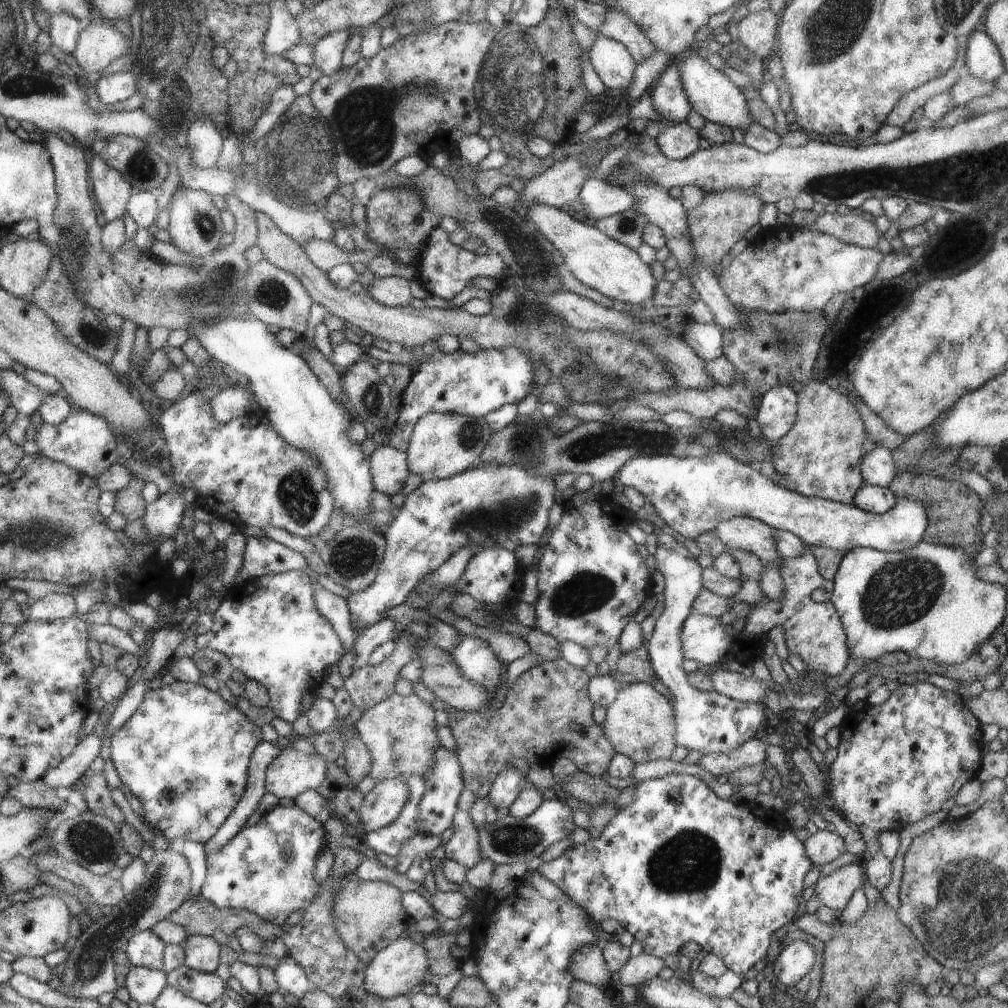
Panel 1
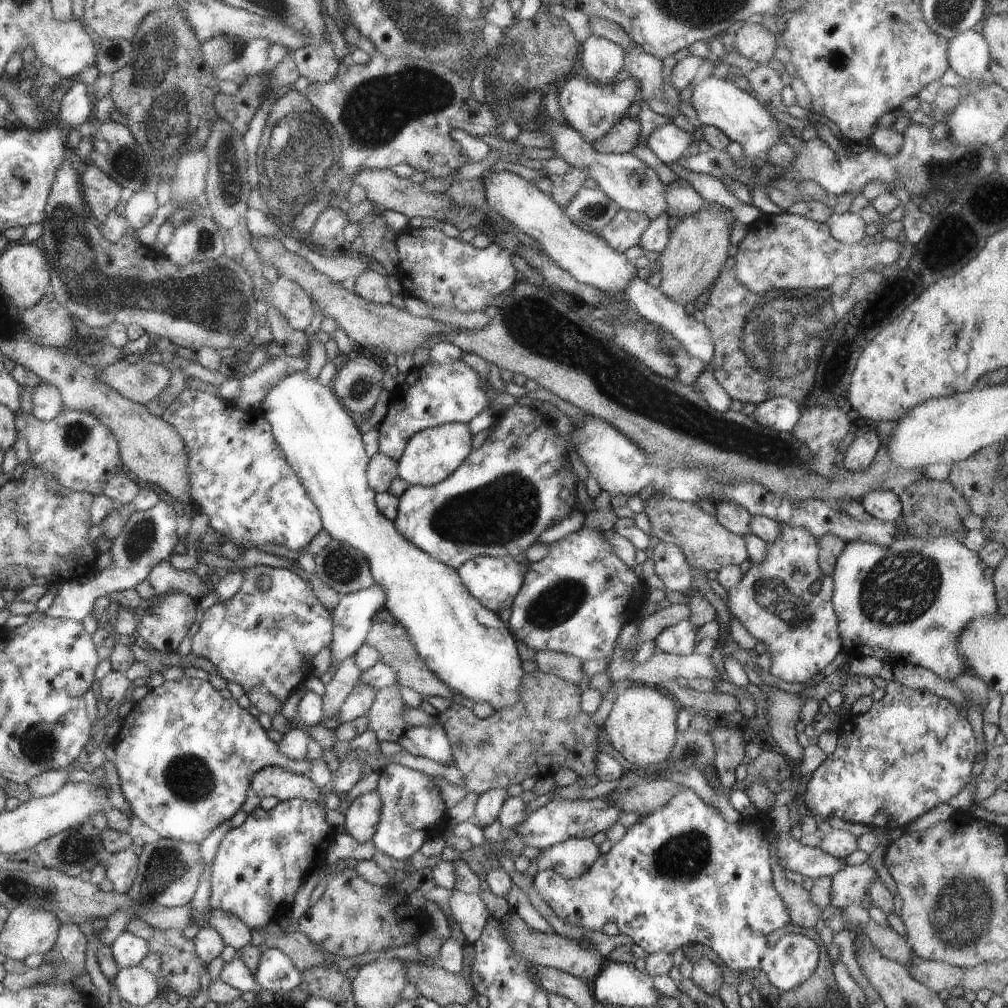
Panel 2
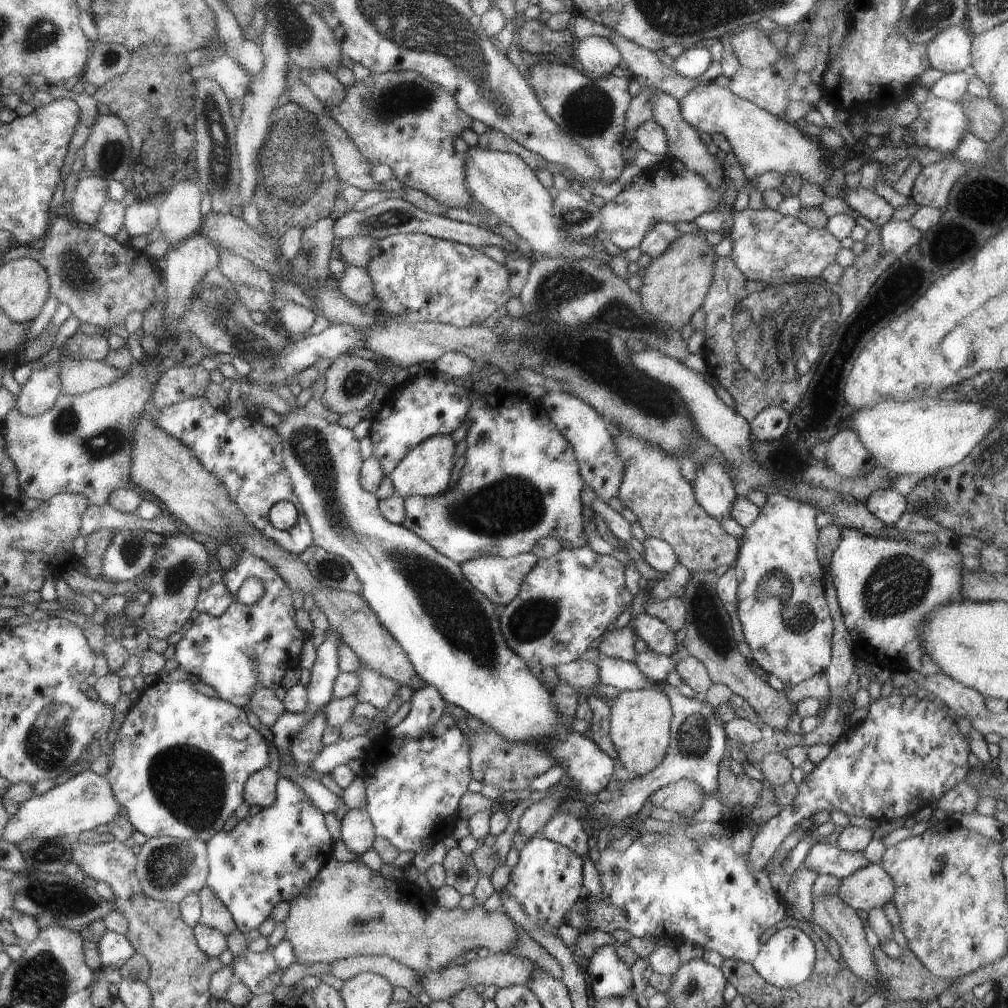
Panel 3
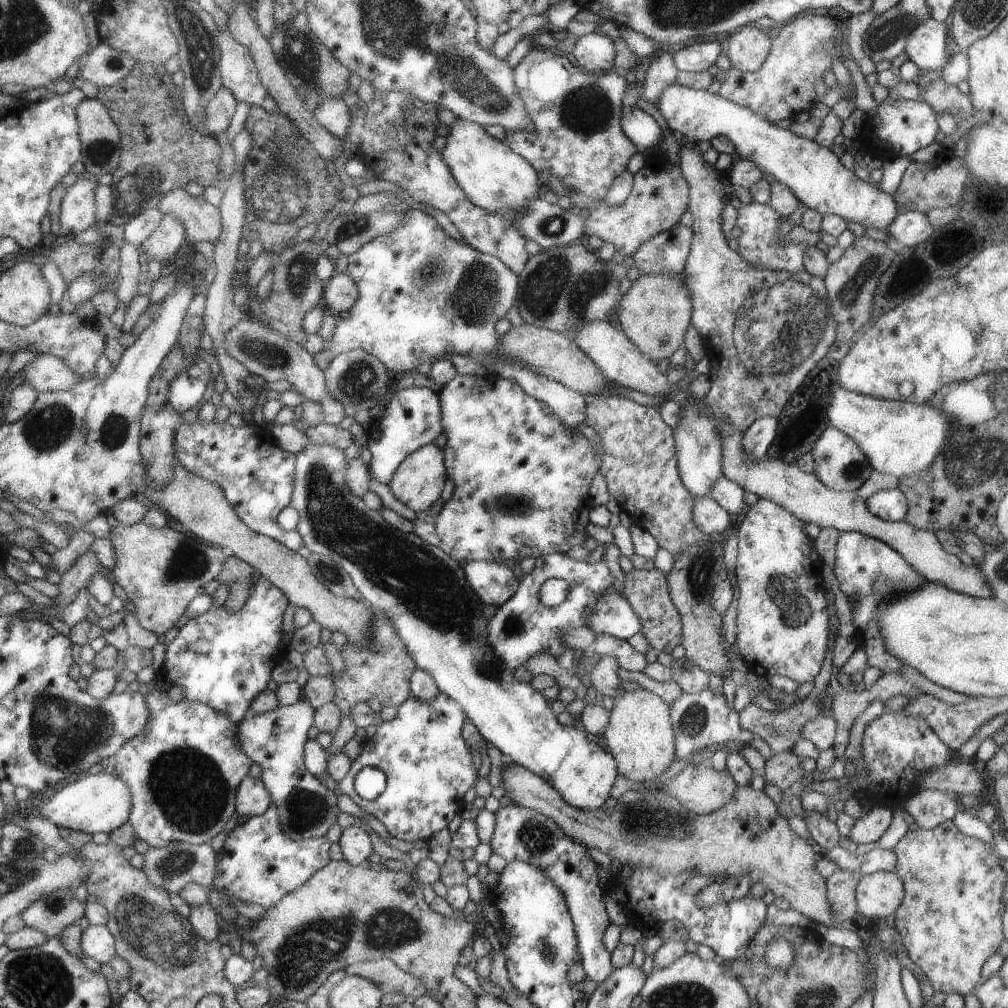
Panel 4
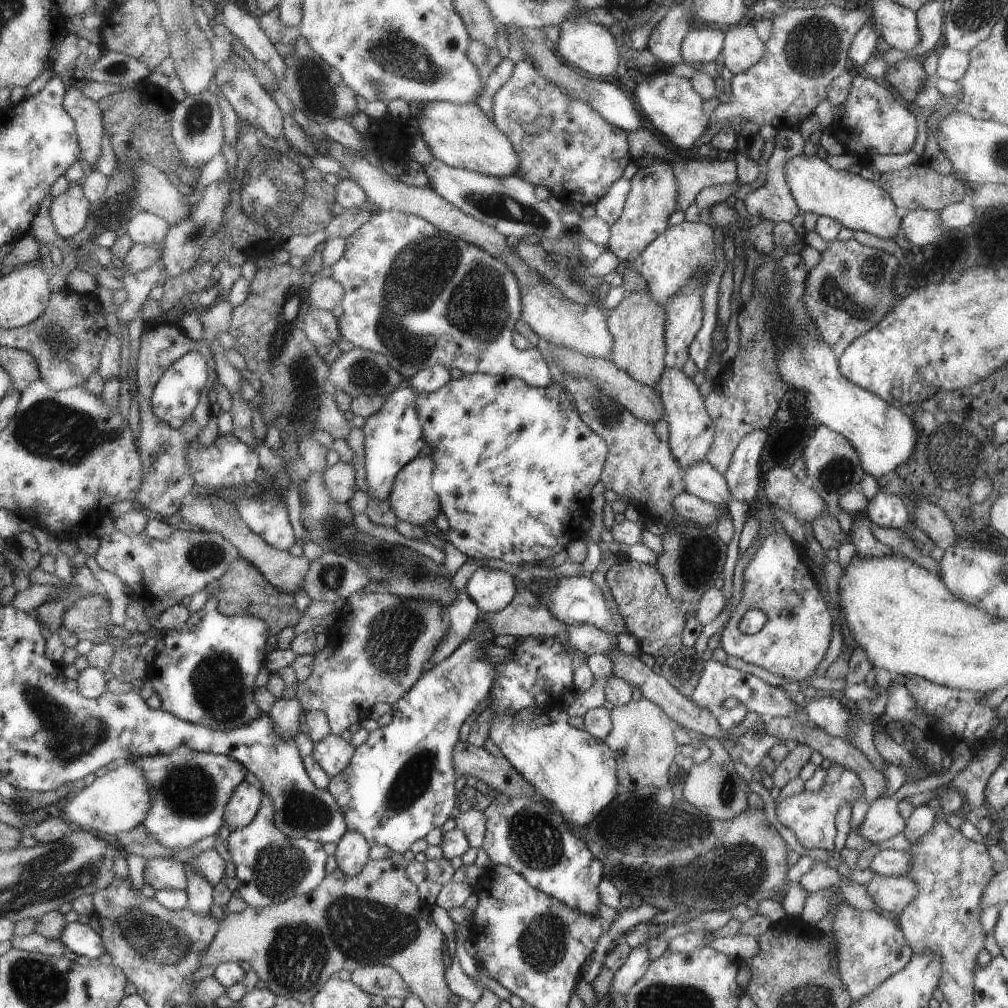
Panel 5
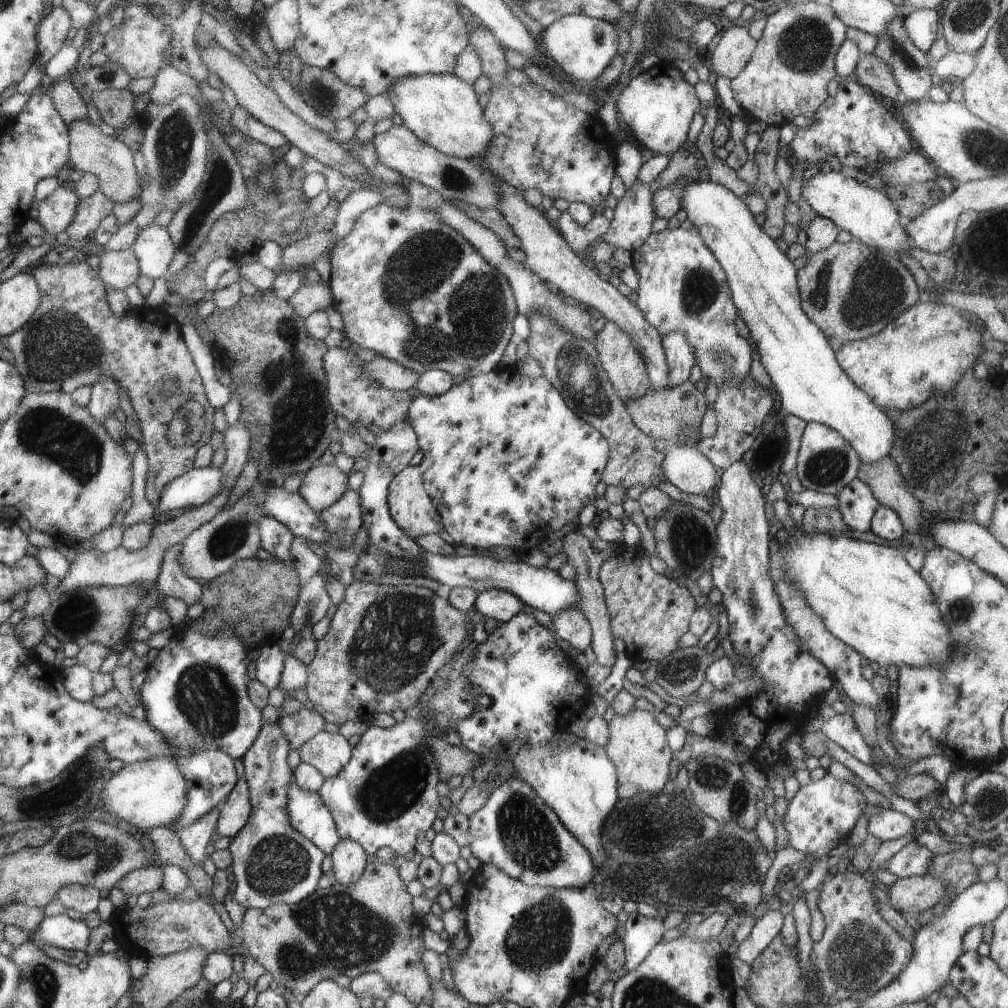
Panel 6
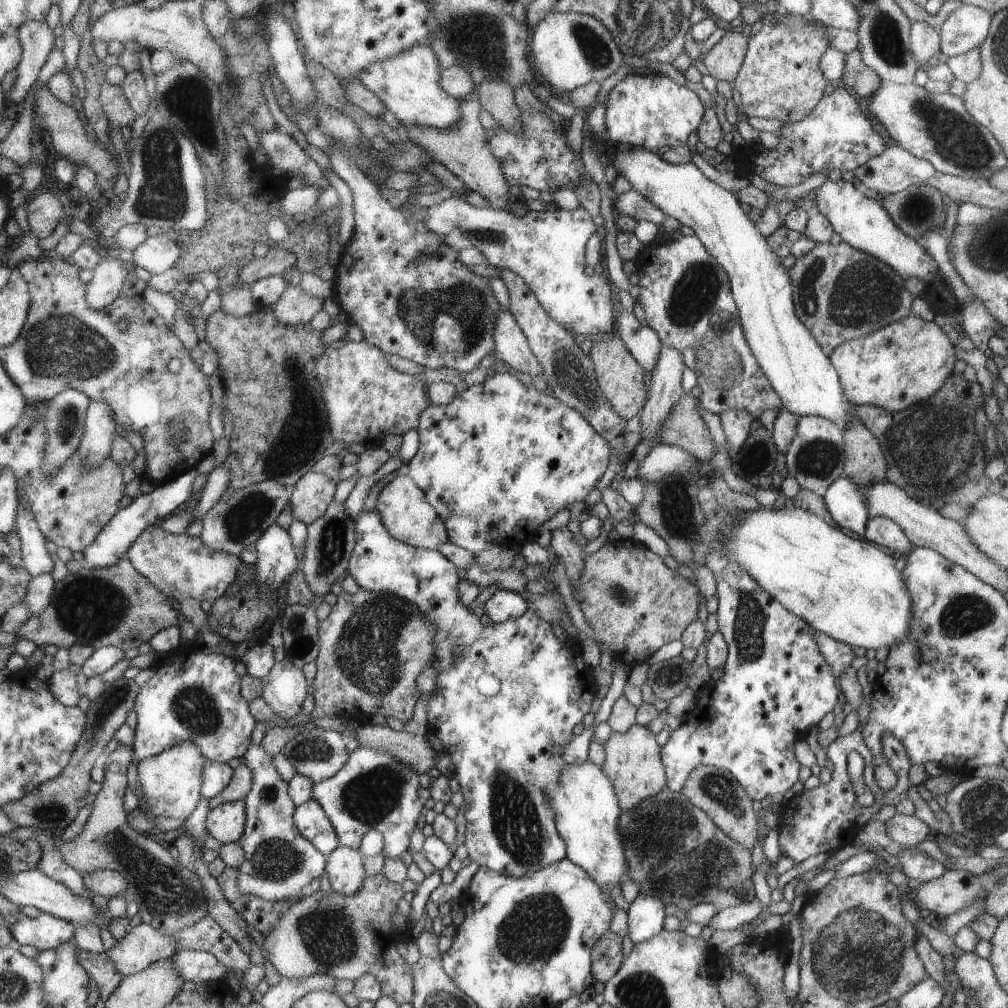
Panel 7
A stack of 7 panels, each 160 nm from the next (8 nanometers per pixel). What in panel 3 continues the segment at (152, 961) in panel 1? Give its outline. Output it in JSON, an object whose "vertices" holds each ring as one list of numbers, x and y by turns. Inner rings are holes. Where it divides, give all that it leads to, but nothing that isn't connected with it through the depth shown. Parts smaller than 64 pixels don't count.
{"vertices":[[107,930,96,944,102,969,120,969,136,953,135,947,129,938,117,932]]}

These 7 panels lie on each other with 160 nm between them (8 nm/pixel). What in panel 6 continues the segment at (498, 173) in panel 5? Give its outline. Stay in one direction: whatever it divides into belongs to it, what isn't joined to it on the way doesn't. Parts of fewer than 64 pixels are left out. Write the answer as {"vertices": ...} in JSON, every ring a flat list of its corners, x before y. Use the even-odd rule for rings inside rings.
{"vertices":[[452,73,412,75,395,82,384,95,394,105,395,113,402,118,403,126,411,130,420,140,427,142,442,154,468,159,482,157,483,152,491,145,494,130,484,116,484,110,478,104,479,96,473,85,461,81]]}

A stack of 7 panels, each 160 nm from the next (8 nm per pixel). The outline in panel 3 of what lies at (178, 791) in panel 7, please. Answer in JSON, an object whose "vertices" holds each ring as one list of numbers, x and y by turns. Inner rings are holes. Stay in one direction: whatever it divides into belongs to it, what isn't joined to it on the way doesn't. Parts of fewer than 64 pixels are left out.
{"vertices":[[102,769,83,771,76,776,62,778,46,793,34,795,21,803,18,812,10,816,2,840,16,844,28,837,74,839,84,830,95,830,100,824,109,825,120,816,121,805]]}

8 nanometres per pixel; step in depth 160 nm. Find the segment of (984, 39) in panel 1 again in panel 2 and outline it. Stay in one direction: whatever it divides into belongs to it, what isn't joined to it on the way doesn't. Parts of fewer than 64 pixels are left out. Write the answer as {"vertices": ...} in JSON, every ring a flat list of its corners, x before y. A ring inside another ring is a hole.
{"vertices":[[978,28,968,29,949,40,947,59,949,67,965,78,988,75,989,46]]}

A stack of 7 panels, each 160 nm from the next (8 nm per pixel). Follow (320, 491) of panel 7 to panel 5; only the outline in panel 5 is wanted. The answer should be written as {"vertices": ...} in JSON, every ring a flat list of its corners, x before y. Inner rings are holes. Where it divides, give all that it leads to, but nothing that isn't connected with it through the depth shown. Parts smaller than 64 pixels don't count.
{"vertices":[[338,462,324,472,324,486,332,500,346,502,357,492,356,470,352,464]]}

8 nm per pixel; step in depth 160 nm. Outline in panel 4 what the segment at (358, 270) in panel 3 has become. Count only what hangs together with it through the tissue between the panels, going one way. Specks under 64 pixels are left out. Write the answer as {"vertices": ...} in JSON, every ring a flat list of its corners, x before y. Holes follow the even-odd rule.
{"vertices":[[336,273,324,286,327,307,334,308,336,312,349,310,358,298,357,286,348,273]]}

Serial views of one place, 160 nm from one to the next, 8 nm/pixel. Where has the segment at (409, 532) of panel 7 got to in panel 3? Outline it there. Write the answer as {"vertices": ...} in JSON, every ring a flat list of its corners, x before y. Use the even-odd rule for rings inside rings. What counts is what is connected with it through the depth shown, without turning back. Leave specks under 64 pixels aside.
{"vertices":[[451,435,433,436,415,446,389,474,395,494,403,499,409,496,436,497,448,489,450,473,456,461,456,444]]}

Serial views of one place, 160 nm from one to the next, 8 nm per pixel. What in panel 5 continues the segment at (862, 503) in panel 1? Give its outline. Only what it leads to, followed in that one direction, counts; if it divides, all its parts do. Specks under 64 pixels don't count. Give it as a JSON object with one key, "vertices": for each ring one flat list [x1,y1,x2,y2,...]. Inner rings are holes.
{"vertices":[[878,493,866,508,867,517,872,523,887,529,903,528,910,522,909,508,899,496]]}

